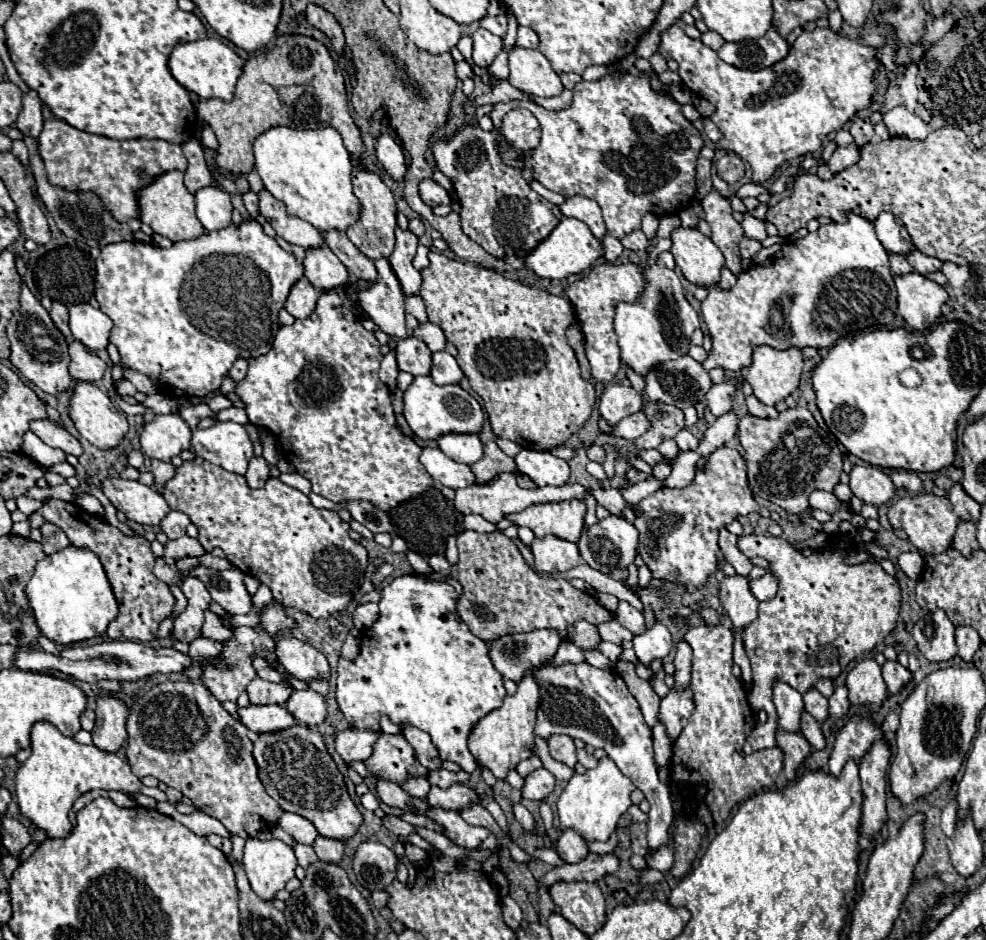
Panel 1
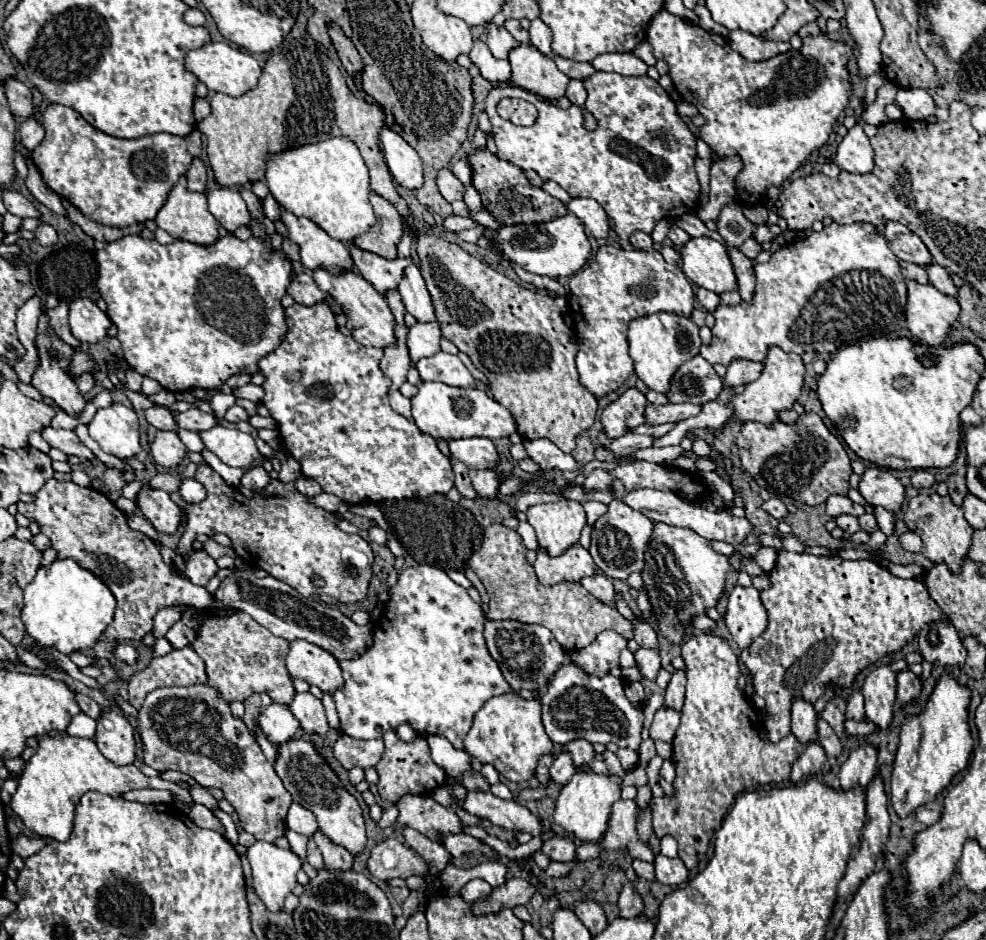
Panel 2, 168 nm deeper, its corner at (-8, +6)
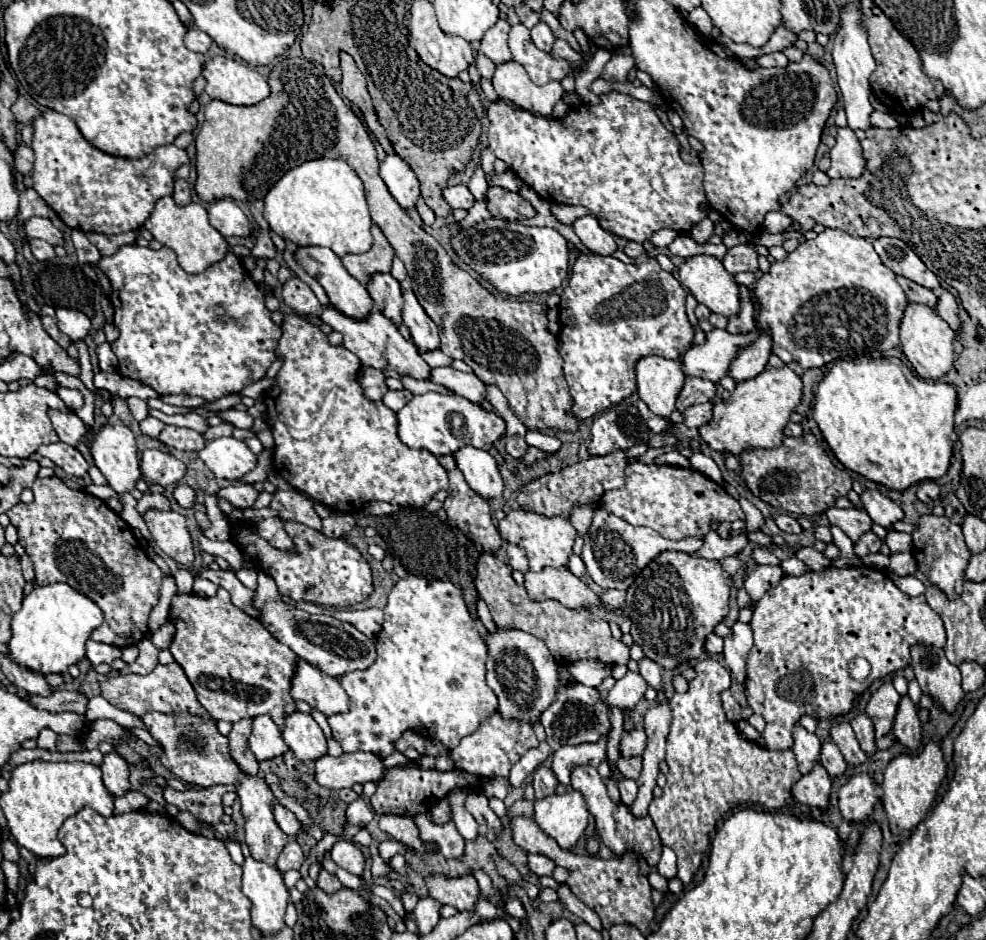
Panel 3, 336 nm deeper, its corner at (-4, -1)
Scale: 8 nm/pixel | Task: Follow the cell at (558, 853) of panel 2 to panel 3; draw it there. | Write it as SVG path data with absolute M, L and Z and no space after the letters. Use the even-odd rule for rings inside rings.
M538 853L528 855L528 865L530 865L530 871L536 873L536 875L552 875L554 869L556 869L552 859L548 859L544 855L538 855Z

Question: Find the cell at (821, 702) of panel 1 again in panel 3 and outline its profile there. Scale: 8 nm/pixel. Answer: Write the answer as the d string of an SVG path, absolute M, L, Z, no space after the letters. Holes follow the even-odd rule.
M846 721L834 723L830 727L830 737L840 747L846 763L858 765L858 763L864 763L866 761L866 753L860 749L860 745L856 741L856 735L854 735L850 723L846 723Z

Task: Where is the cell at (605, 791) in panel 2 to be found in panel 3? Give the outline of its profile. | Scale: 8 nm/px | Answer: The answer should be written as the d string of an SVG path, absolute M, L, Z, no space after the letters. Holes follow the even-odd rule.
M576 789L562 795L554 793L534 805L534 821L546 835L556 839L562 849L572 849L584 837L588 817L590 811L584 795Z

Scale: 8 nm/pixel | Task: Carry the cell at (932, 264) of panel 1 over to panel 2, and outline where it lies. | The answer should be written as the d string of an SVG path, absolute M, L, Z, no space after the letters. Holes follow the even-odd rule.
M936 264L928 266L926 270L928 270L930 284L932 284L936 290L940 290L940 292L942 292L942 294L946 294L946 296L958 298L958 288L954 286L954 282L952 282L952 278L950 278L948 270L944 270L942 266L936 266Z

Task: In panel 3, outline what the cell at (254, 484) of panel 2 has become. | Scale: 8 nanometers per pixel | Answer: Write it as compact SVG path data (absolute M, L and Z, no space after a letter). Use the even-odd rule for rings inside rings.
M234 483L230 487L224 487L218 491L220 497L224 497L226 501L230 501L234 507L238 509L246 509L246 507L252 507L256 497L258 497L258 491L254 489L254 485L248 485L248 483Z

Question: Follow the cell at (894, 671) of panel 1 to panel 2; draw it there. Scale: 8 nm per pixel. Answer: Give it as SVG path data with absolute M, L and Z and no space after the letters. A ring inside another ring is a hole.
M910 670L896 674L896 678L898 678L898 702L902 706L912 704L920 696L920 690L922 690L920 678L916 674L912 674Z

